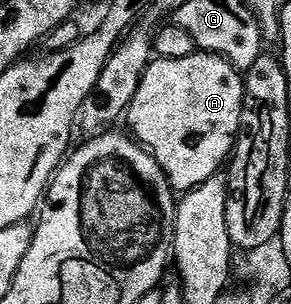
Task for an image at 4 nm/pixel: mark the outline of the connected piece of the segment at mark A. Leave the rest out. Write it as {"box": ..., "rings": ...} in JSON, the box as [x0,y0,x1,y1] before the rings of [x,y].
{"box":[126,52,244,192],"rings":[[[197,52],[182,60],[156,58],[151,62],[142,76],[142,84],[138,84],[138,92],[134,92],[126,123],[131,137],[156,157],[173,191],[187,192],[217,177],[223,171],[220,170],[223,166],[225,169],[236,148],[243,111],[244,80],[241,71],[216,54]]]}

